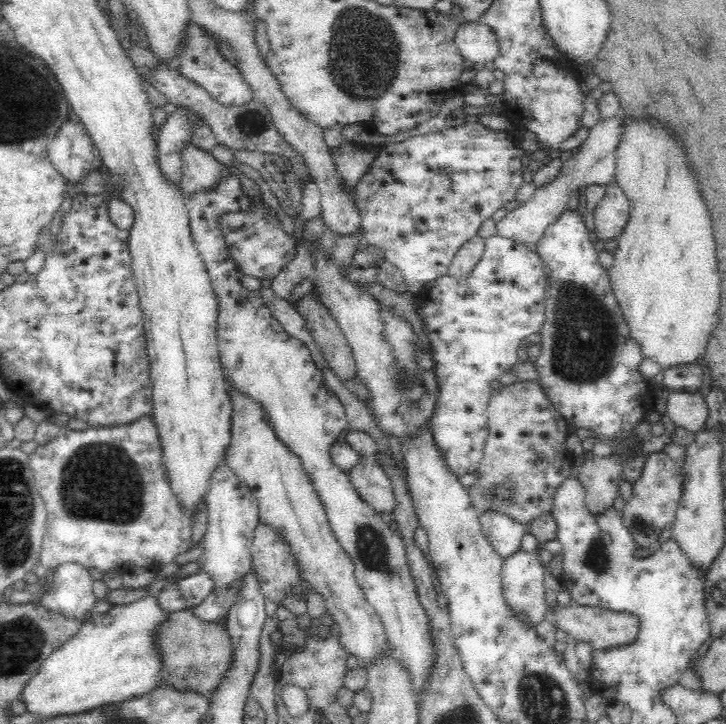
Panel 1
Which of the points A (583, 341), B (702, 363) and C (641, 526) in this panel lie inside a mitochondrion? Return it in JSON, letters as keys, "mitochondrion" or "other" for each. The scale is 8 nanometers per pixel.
{"A":"mitochondrion","B":"other","C":"mitochondrion"}

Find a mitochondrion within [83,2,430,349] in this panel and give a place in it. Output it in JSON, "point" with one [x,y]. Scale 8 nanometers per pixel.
{"point":[364,50]}

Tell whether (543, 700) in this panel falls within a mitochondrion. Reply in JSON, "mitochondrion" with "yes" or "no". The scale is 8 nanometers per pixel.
{"mitochondrion":"yes"}

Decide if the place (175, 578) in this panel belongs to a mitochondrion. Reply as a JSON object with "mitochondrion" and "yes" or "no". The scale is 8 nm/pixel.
{"mitochondrion":"no"}

